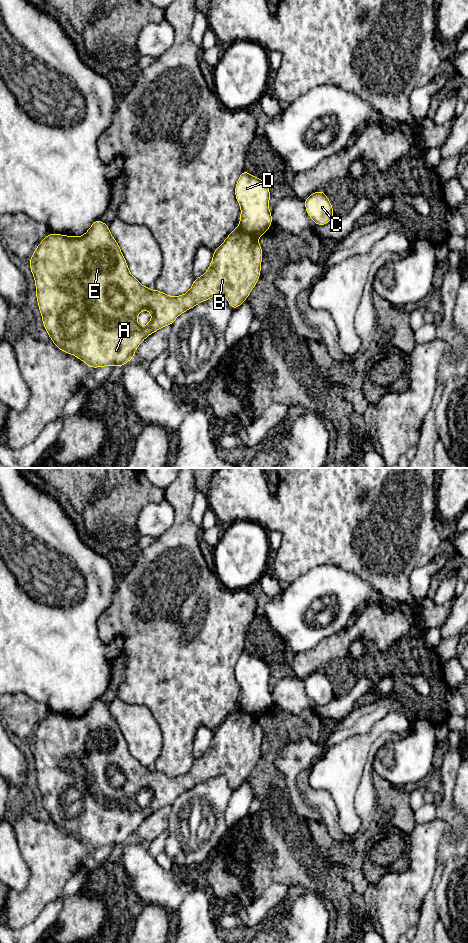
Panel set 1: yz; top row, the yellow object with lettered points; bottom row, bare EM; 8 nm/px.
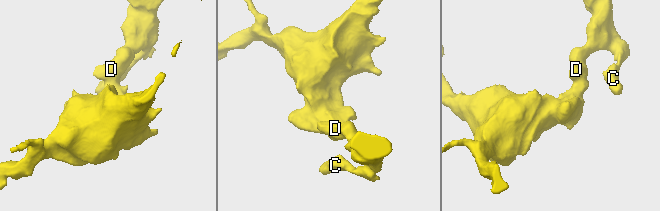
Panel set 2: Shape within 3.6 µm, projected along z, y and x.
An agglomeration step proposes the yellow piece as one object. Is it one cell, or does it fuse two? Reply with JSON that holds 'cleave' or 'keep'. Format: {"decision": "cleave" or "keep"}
{"decision": "cleave"}

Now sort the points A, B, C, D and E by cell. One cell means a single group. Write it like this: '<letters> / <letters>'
A B E / C D

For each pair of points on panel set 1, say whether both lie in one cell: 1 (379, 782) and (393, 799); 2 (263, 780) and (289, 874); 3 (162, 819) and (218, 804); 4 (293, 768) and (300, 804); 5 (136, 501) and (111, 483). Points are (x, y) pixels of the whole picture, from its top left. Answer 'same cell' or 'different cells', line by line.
1: same cell
2: same cell
3: different cells
4: same cell
5: same cell

